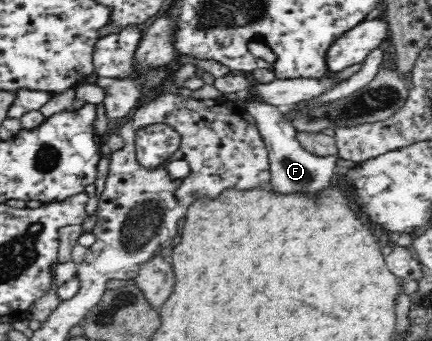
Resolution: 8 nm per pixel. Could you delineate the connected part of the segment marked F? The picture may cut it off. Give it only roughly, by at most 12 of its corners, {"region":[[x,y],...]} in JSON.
{"region":[[253,100],[269,153],[266,185],[280,194],[318,194],[337,158],[308,153],[283,109]]}

